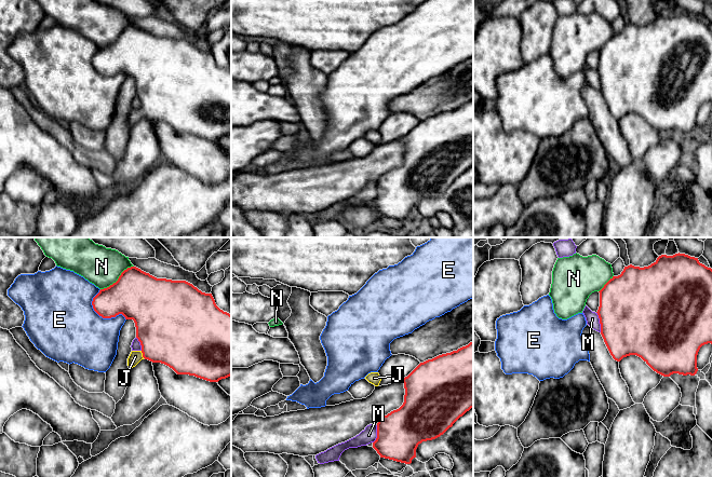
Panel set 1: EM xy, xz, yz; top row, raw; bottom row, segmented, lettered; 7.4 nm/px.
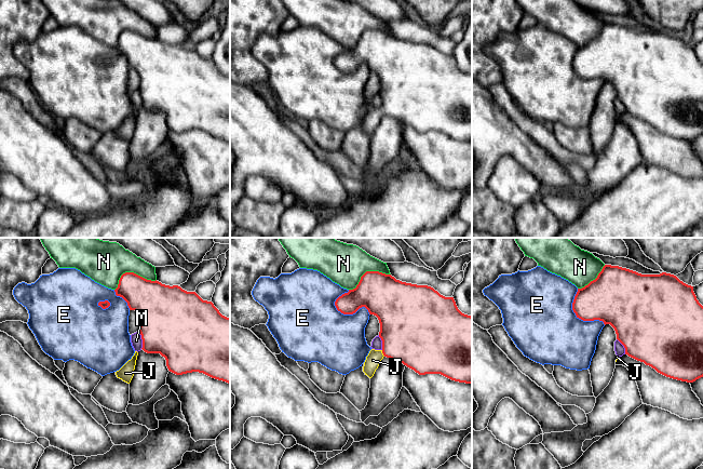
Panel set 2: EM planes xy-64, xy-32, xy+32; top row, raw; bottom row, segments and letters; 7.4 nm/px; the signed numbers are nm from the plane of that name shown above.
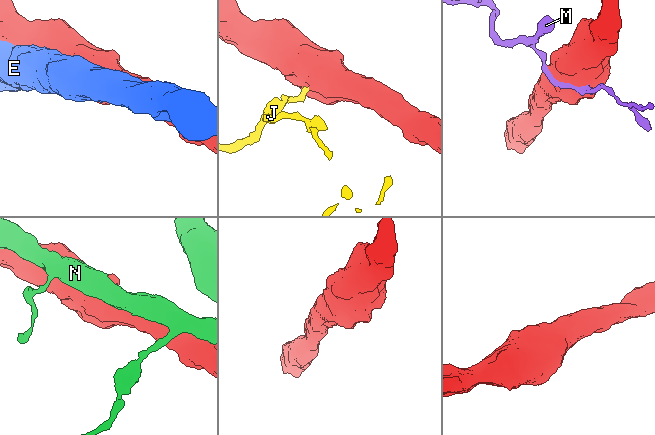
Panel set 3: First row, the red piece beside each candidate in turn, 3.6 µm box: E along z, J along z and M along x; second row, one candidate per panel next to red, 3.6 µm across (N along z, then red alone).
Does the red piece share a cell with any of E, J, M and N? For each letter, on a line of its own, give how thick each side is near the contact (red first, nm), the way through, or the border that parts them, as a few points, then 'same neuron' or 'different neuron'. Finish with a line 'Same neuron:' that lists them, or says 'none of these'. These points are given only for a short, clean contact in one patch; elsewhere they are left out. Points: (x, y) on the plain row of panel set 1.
E: 300/440 nm | different neuron
J: 460/90 nm | across xy (169, 91), (151, 108), (143, 112), (135, 114) | same neuron
M: 500/100 nm | different neuron
N: 360/280 nm | different neuron
Same neuron: J

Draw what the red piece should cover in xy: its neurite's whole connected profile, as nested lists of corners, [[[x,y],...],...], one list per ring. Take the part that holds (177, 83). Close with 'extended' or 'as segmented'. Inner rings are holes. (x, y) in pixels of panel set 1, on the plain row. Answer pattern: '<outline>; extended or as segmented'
[[[136,25],[124,28],[118,39],[100,47],[93,56],[94,69],[103,77],[122,72],[125,78],[133,78],[140,109],[132,109],[127,117],[130,128],[142,118],[161,121],[172,126],[177,133],[189,133],[218,140],[231,134],[231,73],[220,68],[212,54],[205,52],[186,39],[157,37]]]; extended

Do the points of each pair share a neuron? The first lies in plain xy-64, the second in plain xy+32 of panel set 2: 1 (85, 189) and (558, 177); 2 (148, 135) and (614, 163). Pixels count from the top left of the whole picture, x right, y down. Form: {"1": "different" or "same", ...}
{"1": "same", "2": "same"}

